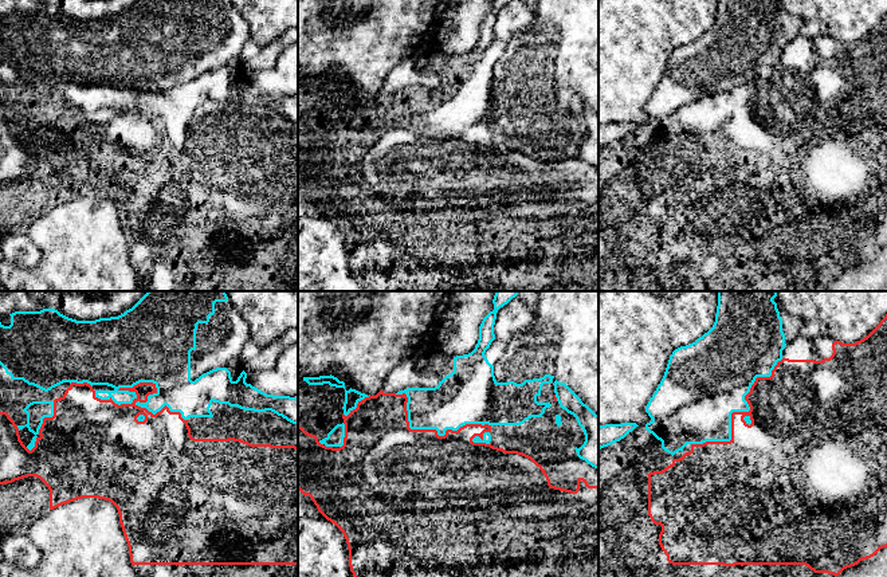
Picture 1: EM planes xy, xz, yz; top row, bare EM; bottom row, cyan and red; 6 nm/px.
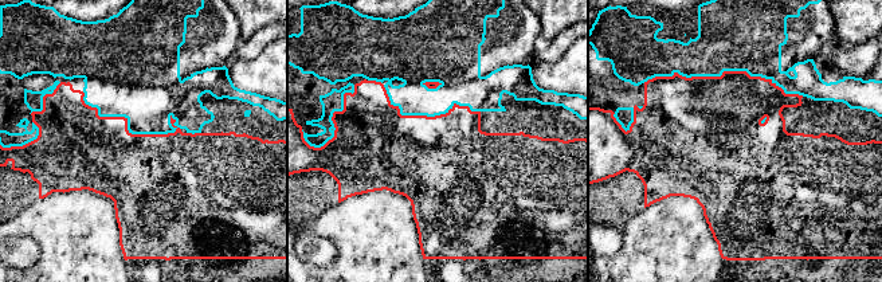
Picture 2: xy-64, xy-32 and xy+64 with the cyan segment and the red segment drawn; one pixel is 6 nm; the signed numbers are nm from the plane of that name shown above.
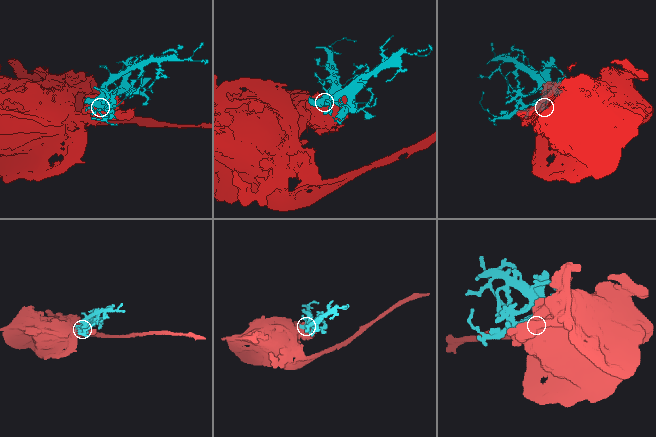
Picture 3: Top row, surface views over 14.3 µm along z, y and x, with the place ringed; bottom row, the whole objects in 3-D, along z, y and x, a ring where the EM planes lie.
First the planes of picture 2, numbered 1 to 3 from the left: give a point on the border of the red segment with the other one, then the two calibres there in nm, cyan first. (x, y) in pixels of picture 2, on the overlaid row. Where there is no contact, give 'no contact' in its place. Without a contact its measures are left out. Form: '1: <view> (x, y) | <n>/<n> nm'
1: xy-64 (128, 122) | 460/440 nm
2: xy-32 (418, 114) | 200/500 nm
3: xy+64 (724, 70) | 440/440 nm

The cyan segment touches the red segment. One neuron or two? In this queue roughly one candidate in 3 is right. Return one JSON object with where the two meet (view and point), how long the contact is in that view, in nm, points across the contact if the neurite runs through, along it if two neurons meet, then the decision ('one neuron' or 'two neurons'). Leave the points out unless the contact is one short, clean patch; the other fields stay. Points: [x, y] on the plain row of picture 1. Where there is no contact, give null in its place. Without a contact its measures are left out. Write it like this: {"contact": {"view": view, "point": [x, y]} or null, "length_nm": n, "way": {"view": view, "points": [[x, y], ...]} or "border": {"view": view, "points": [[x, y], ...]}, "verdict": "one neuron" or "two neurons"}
{"contact": {"view": "xy", "point": [141, 106]}, "length_nm": 600, "verdict": "two neurons"}

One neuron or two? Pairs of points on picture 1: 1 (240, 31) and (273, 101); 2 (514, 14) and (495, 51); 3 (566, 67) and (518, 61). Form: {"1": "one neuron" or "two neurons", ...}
{"1": "one neuron", "2": "two neurons", "3": "two neurons"}

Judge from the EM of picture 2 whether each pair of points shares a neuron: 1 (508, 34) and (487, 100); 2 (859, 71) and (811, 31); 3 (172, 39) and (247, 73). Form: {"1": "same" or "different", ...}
{"1": "same", "2": "same", "3": "different"}

